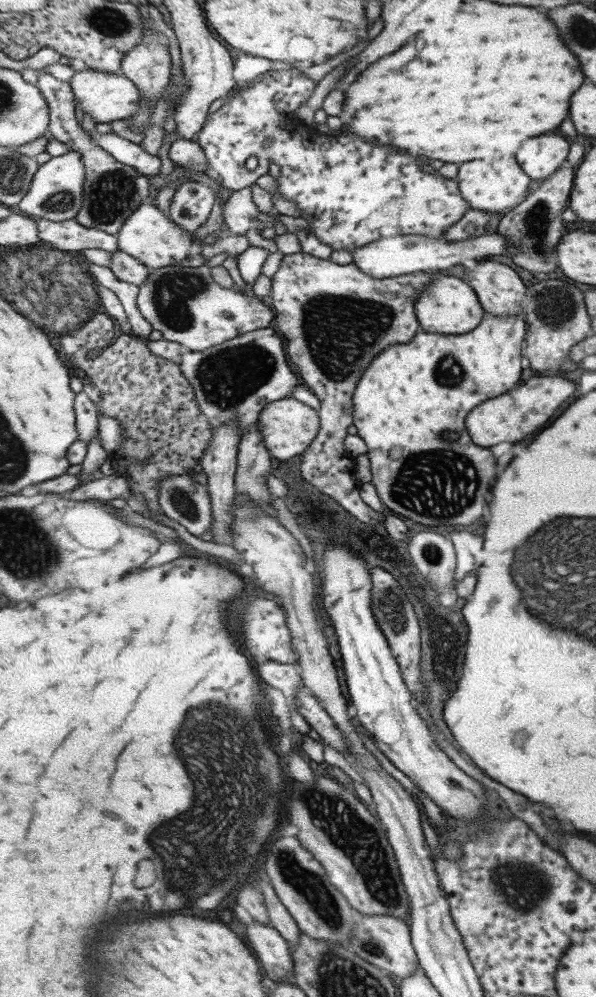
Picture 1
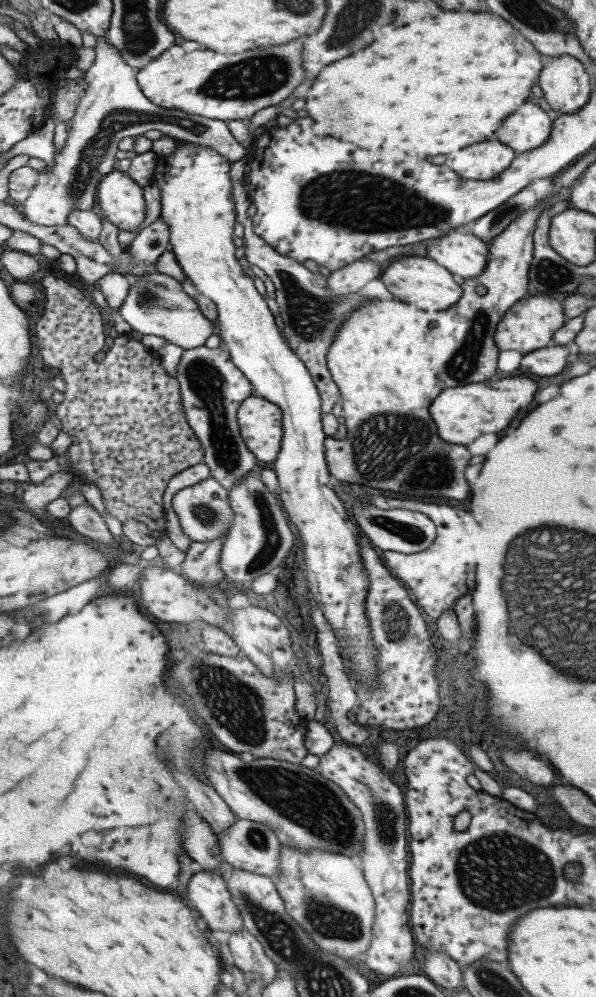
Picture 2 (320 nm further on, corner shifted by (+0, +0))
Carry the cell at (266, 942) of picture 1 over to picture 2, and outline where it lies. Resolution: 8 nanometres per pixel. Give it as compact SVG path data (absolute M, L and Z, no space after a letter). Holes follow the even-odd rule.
M201 868L189 879L187 898L193 908L197 909L207 925L213 930L229 932L245 929L239 909L233 902L233 895L228 891L226 880L217 871Z

